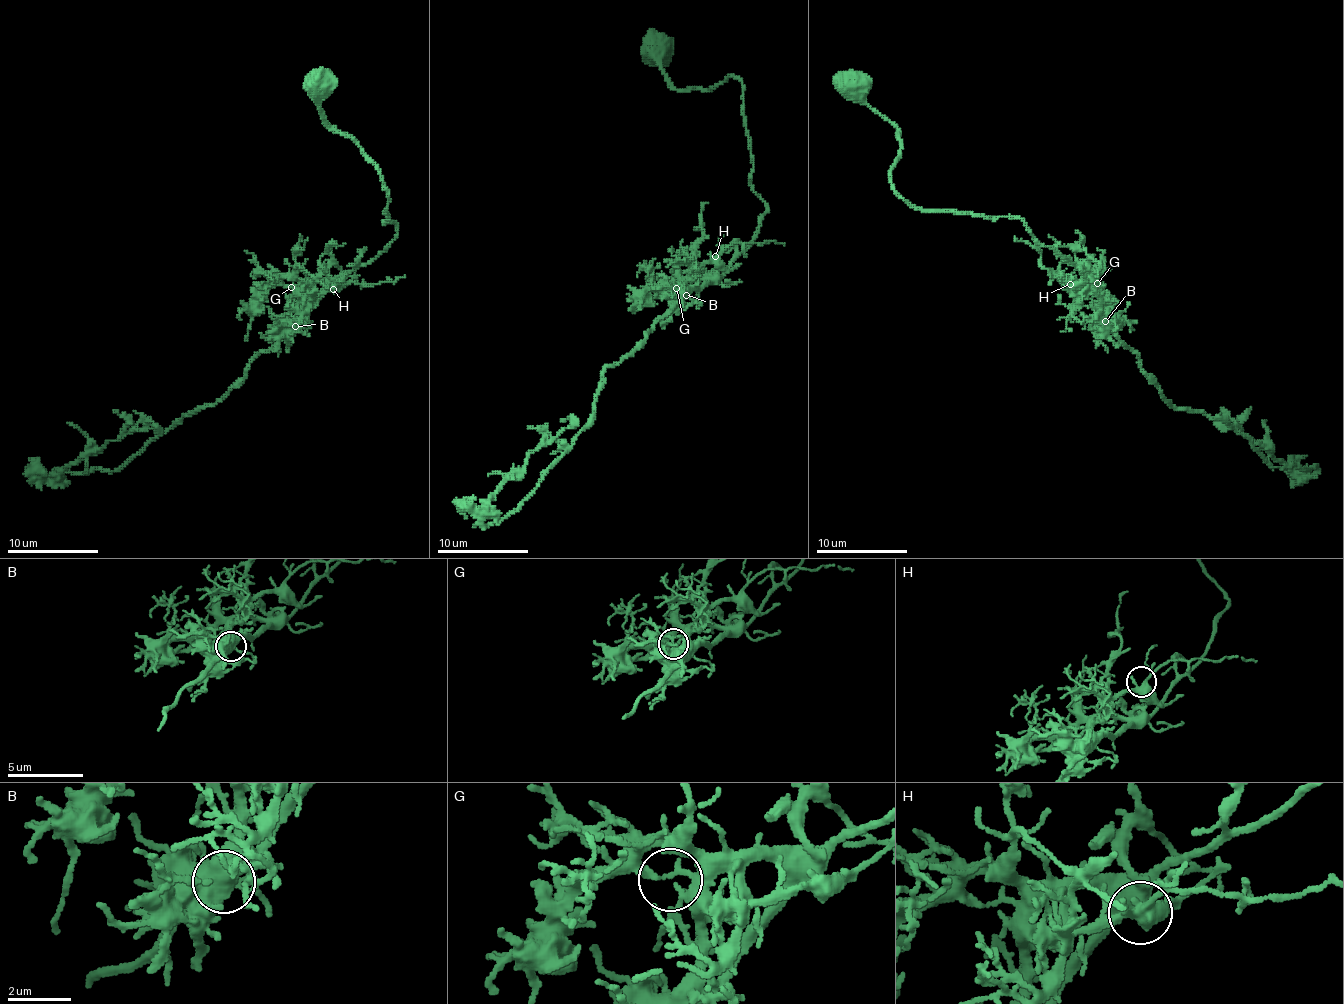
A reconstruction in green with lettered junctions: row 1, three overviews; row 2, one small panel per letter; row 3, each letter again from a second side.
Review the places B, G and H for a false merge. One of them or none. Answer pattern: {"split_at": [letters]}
{"split_at": []}

